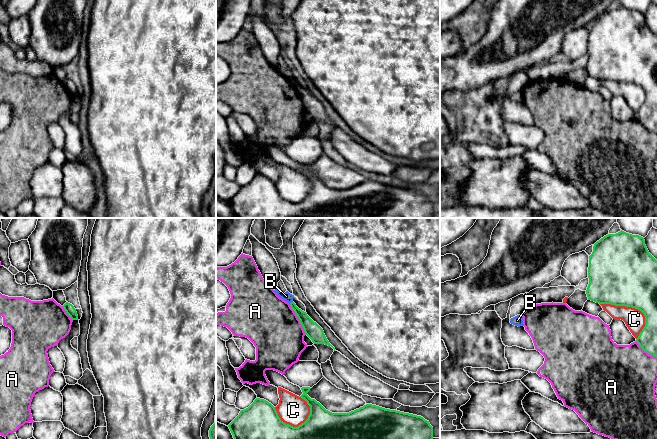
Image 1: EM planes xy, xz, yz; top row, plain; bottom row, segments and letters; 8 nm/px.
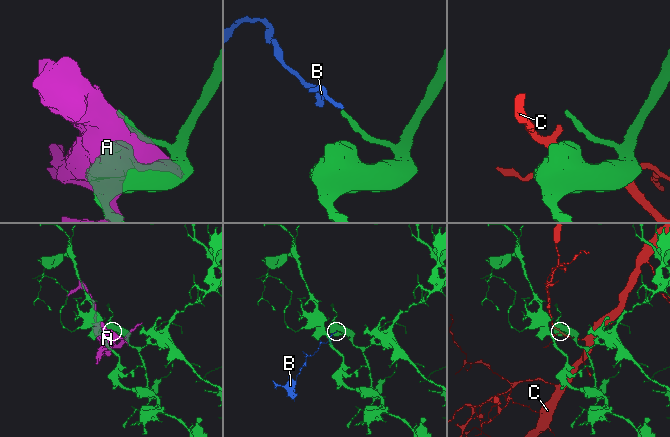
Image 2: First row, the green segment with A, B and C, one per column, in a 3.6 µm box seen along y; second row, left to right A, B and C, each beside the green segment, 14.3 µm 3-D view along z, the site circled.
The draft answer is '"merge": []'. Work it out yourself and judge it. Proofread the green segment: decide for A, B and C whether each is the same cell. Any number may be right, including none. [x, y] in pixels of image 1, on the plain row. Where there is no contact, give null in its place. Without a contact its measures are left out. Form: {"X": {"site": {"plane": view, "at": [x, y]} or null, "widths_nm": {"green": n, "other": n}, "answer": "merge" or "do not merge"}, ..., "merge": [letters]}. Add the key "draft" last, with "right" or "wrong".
{"A": {"site": {"plane": "xz", "at": [298, 94]}, "widths_nm": {"green": 120, "other": 420}, "answer": "do not merge"}, "B": {"site": {"plane": "xz", "at": [291, 78]}, "widths_nm": {"green": 110, "other": 70}, "answer": "do not merge"}, "C": {"site": {"plane": "yz", "at": [633, 83]}, "widths_nm": {"green": 460, "other": 160}, "answer": "do not merge"}, "merge": [], "draft": "right"}

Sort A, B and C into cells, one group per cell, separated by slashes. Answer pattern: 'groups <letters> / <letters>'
groups A / B / C

